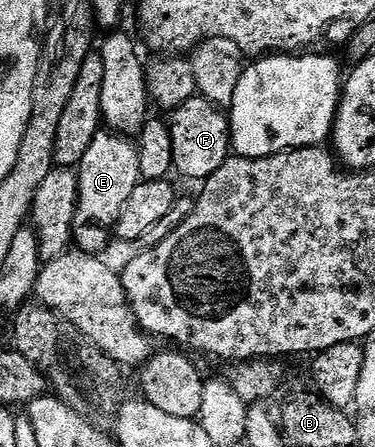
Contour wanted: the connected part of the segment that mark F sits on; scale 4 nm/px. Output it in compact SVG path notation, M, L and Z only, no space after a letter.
M198 97L185 101L185 105L170 112L169 126L173 137L176 176L184 175L187 179L205 181L213 173L217 173L217 169L221 169L227 159L232 158L230 118L209 101Z

